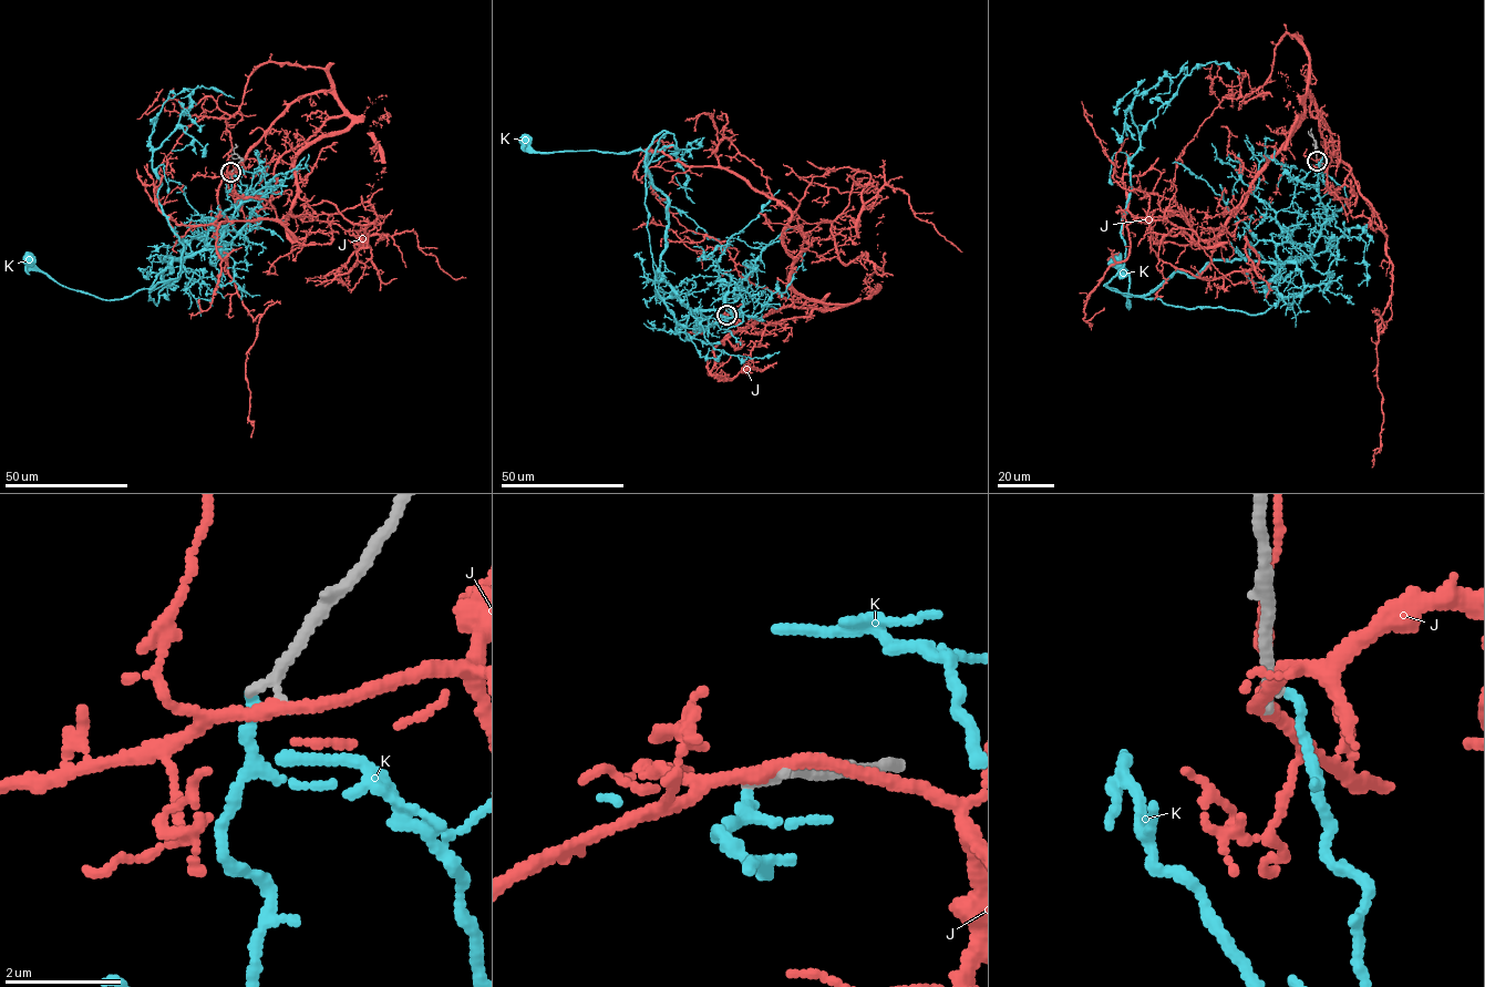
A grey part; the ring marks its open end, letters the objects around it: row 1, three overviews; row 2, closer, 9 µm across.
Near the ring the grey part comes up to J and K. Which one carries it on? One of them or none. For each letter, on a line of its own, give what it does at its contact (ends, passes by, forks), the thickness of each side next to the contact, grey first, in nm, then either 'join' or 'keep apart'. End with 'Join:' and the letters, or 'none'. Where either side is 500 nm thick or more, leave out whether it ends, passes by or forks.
J: it passes by | 220/240 nm | keep apart
K: it ends | 200/160 nm | keep apart
Join: none

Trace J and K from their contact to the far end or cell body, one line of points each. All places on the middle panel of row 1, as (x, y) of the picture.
J: (728, 315), (847, 305), (805, 299), (783, 244), (826, 168), (858, 171), (832, 233), (863, 284)
K: (726, 316), (724, 325), (728, 318), (710, 324), (661, 278), (668, 203), (646, 153), (537, 153), (524, 141)

